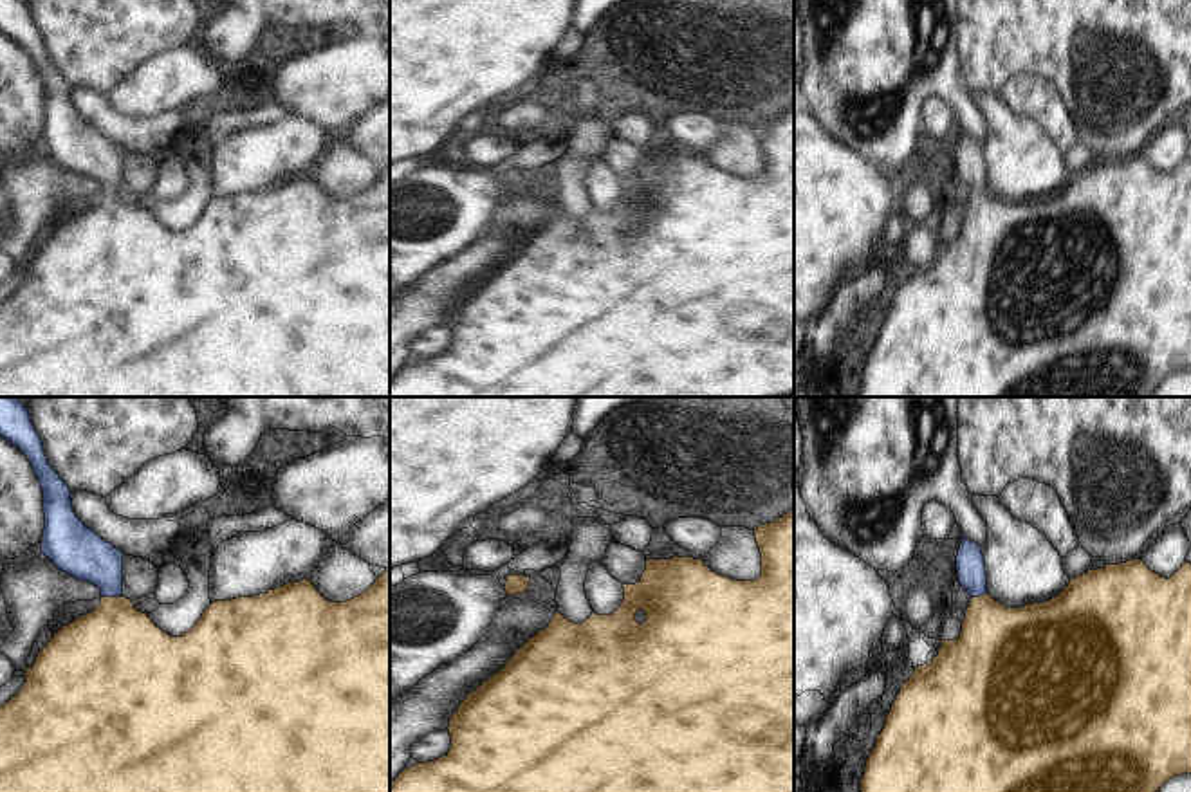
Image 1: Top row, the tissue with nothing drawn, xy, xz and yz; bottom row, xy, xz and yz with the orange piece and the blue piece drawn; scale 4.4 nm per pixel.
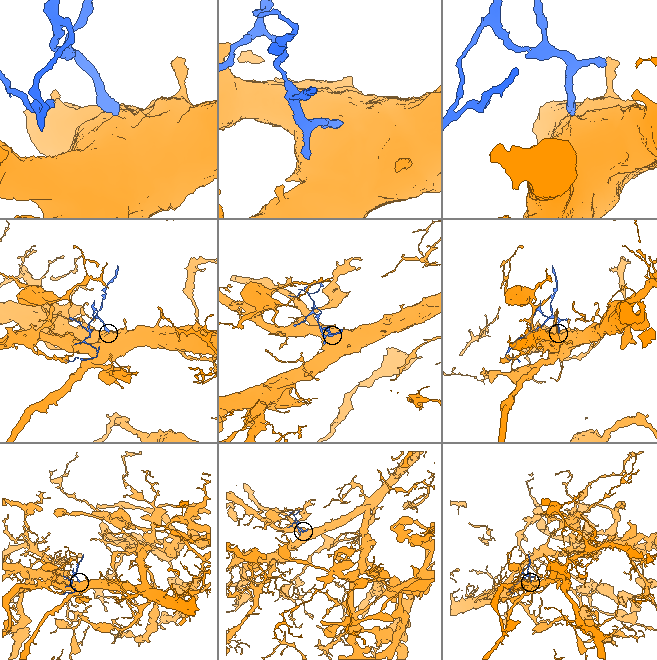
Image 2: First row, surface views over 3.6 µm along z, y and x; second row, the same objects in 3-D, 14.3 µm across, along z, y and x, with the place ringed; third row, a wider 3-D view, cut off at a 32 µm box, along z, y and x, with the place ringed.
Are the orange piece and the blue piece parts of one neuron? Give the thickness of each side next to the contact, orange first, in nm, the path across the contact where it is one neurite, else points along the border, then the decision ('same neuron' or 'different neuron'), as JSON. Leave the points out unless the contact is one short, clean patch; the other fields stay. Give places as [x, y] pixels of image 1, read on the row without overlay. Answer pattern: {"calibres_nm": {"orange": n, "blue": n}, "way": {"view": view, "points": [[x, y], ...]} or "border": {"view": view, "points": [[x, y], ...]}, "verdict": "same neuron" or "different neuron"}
{"calibres_nm": {"orange": 440, "blue": 220}, "way": {"view": "xy", "points": [[116, 249], [110, 193], [110, 179], [80, 148]]}, "verdict": "same neuron"}

